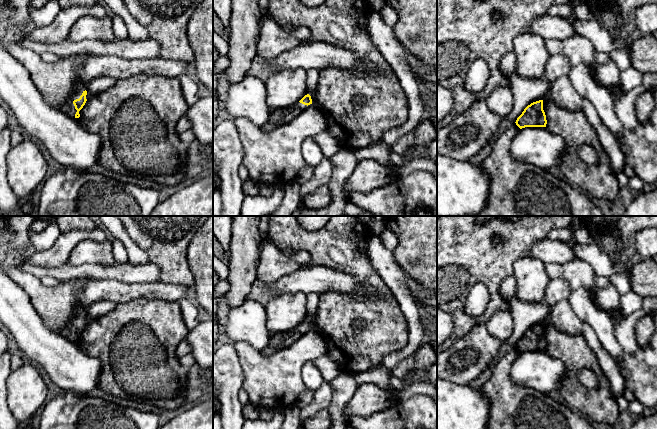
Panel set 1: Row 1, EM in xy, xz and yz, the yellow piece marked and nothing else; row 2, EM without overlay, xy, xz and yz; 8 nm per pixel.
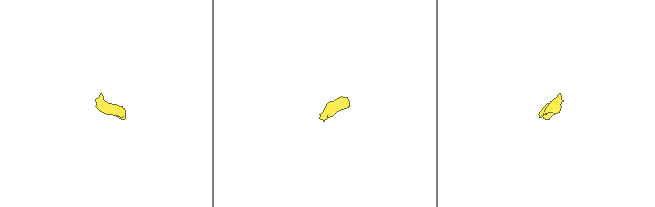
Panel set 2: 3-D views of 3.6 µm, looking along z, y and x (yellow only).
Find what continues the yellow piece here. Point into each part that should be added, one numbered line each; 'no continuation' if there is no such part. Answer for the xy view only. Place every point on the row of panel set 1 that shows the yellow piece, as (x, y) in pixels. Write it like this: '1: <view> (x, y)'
1: xy (69, 108)

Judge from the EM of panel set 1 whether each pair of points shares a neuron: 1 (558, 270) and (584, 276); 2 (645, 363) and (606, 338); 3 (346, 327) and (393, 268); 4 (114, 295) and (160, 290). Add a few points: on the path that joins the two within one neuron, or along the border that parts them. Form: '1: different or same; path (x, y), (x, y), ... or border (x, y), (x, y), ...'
1: same; path (564, 271), (572, 271), (578, 274)
2: different; border (623, 352), (621, 365), (629, 375)
3: different; border (370, 260), (396, 300)
4: same; path (125, 292), (149, 290)

